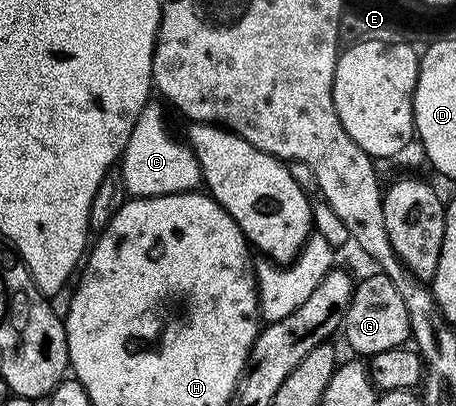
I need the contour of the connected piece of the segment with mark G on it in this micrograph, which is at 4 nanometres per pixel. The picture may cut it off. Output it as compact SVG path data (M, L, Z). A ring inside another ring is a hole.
M379 273L379 275L364 275L358 279L352 288L348 308L344 310L342 335L343 331L349 349L360 357L386 353L386 349L395 347L403 348L409 342L411 325L410 316L406 311L406 301L402 301L402 296L395 288L391 277Z

